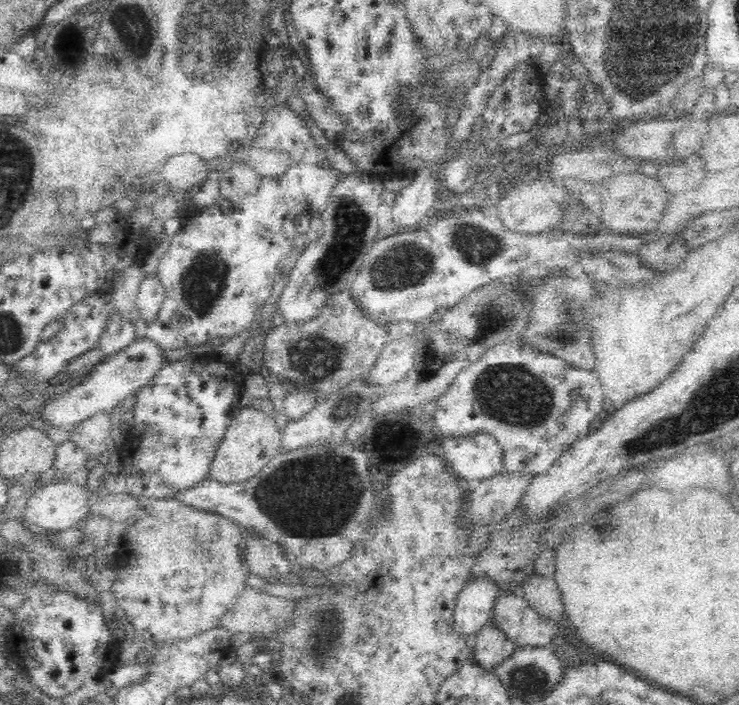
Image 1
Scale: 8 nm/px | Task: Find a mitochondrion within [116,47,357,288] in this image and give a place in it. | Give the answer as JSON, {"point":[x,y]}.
{"point":[203,72]}

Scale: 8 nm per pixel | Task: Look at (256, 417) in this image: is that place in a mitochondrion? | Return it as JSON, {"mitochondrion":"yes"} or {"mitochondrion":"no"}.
{"mitochondrion":"no"}

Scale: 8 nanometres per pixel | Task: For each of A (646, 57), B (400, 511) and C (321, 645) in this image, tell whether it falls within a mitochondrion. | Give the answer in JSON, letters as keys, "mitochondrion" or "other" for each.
{"A":"mitochondrion","B":"other","C":"mitochondrion"}

